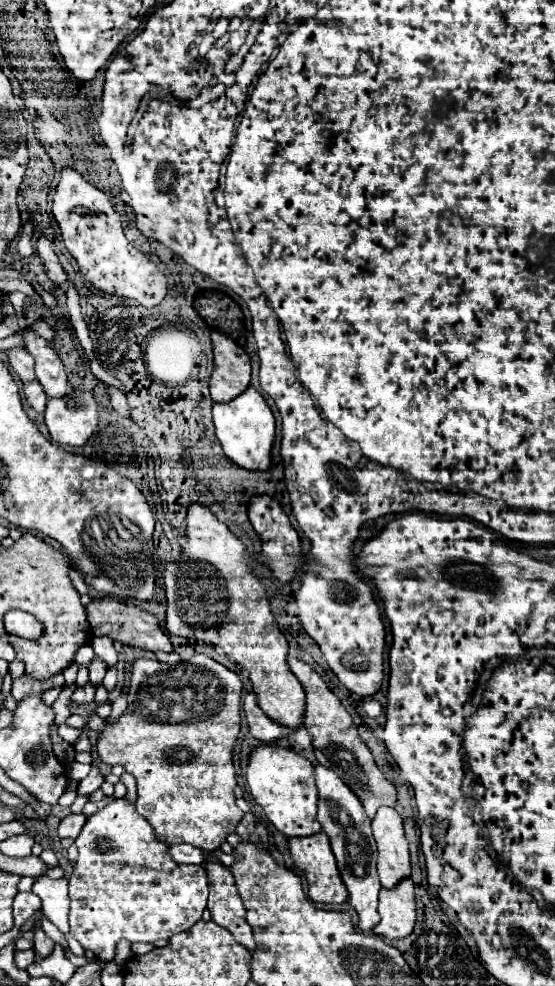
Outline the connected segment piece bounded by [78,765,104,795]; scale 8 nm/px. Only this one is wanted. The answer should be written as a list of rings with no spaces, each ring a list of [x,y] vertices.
[[[92,765],[92,771],[88,773],[86,779],[80,781],[78,785],[78,795],[86,795],[86,793],[94,793],[96,789],[100,789],[100,785],[104,783],[104,775],[100,773],[100,769],[96,765]]]

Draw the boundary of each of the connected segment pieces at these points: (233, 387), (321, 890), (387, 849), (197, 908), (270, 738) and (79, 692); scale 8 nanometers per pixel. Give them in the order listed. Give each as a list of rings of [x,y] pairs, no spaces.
[[[212,331],[214,371],[210,377],[210,397],[214,403],[226,403],[250,385],[250,357],[228,335]]]
[[[326,833],[290,839],[294,865],[306,875],[308,897],[314,903],[342,905],[348,899]]]
[[[380,807],[372,821],[378,845],[378,875],[384,889],[392,889],[410,877],[410,851],[404,837],[404,823],[396,809]]]
[[[112,799],[104,809],[100,809],[98,813],[90,815],[84,829],[80,831],[78,839],[76,839],[76,847],[78,847],[78,861],[76,867],[70,875],[70,935],[74,939],[78,939],[82,943],[82,947],[90,953],[94,953],[98,959],[104,961],[112,961],[116,955],[116,945],[120,939],[128,939],[128,941],[148,941],[154,943],[156,939],[170,939],[176,933],[188,931],[196,921],[202,919],[202,913],[206,909],[206,901],[208,901],[208,877],[206,877],[206,869],[202,865],[176,865],[176,861],[172,861],[166,851],[168,851],[168,843],[158,841],[156,831],[148,825],[148,821],[144,817],[140,817],[136,813],[136,805],[130,803],[128,799]]]
[[[248,693],[244,699],[244,713],[248,719],[248,727],[250,727],[250,735],[262,743],[276,743],[284,737],[288,737],[292,733],[292,729],[272,721],[256,703],[256,695]]]
[[[88,681],[84,687],[78,687],[72,695],[72,703],[78,703],[78,705],[84,705],[84,703],[92,703],[94,701],[94,691],[96,687]]]

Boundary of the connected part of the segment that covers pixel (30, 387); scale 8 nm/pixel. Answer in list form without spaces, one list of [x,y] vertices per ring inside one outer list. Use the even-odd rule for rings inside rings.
[[[34,379],[34,381],[28,381],[24,383],[24,395],[26,395],[26,401],[30,403],[30,407],[38,413],[44,413],[46,409],[46,401],[48,401],[48,395],[44,393],[42,385]]]

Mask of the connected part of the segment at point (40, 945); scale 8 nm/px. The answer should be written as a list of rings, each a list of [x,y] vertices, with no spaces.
[[[40,927],[34,931],[34,943],[36,943],[36,945],[34,945],[34,949],[36,949],[36,953],[38,953],[40,957],[50,955],[50,951],[54,949],[54,941],[52,941],[52,939],[48,939]]]

